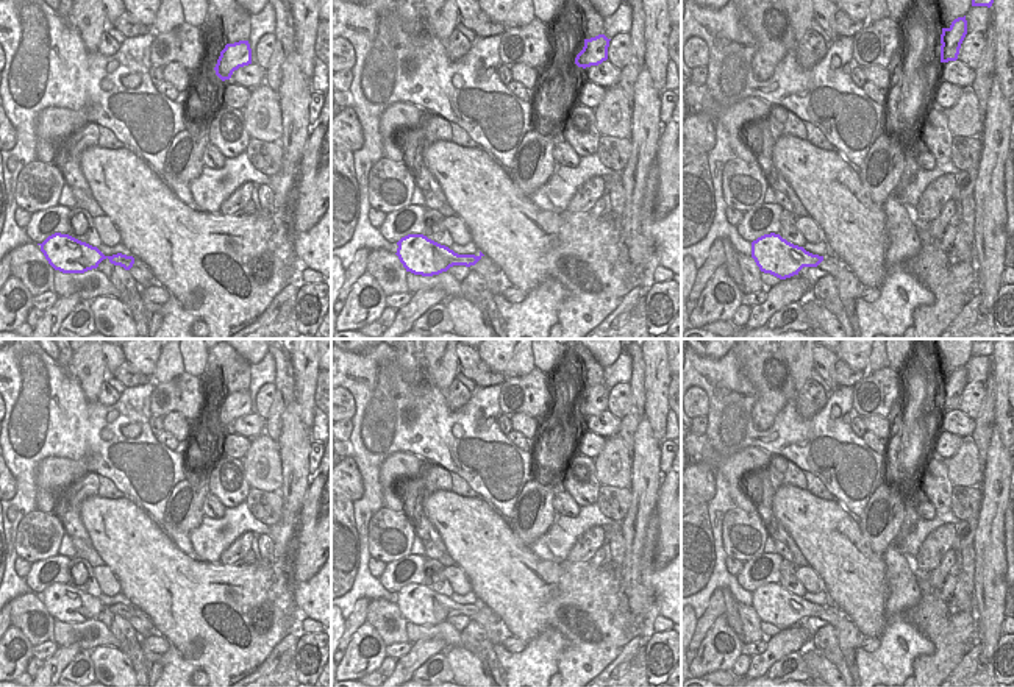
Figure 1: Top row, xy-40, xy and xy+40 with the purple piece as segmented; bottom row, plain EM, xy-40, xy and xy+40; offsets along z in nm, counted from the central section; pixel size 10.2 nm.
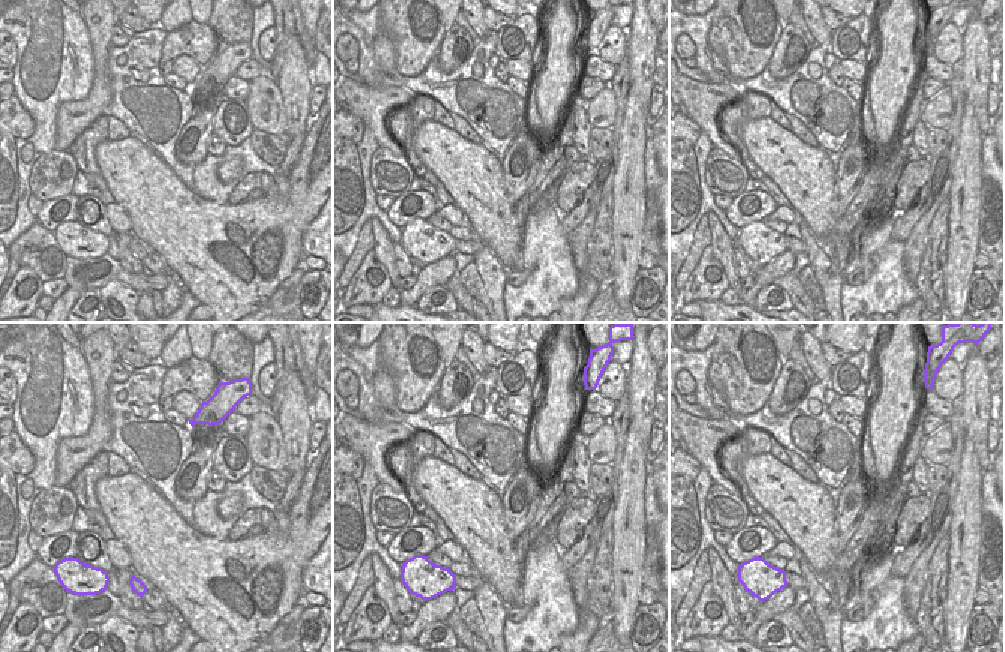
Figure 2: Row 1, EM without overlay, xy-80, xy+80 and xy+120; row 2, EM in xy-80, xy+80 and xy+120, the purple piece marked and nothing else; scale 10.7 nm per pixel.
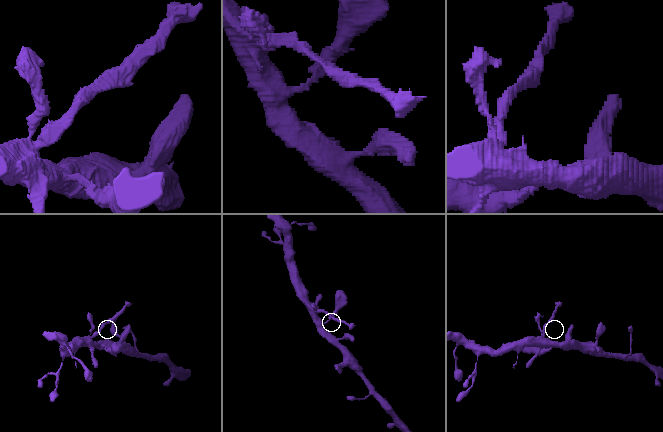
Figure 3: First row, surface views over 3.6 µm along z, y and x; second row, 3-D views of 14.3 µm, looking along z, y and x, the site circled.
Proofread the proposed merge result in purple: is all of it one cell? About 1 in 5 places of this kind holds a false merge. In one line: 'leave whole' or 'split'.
leave whole

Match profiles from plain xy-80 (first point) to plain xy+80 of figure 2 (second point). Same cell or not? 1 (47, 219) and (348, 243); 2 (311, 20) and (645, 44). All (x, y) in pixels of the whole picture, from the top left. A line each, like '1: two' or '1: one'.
1: two
2: one

